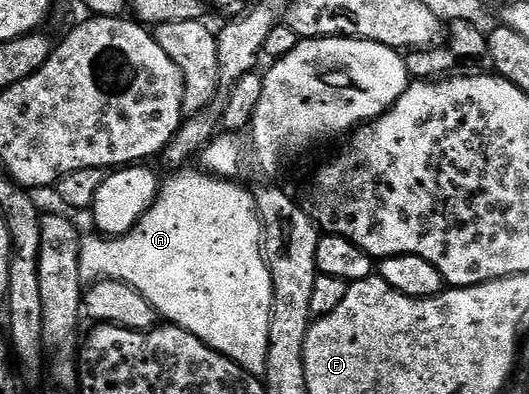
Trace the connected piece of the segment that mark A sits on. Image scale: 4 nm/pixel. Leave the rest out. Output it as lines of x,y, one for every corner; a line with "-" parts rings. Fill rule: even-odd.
180,171
176,178
173,181
164,181
162,188
156,198
156,201
150,206
148,210
142,216
140,216
140,221
136,224
135,227
129,233
123,233
120,237
109,237
107,235
95,235
96,237
88,237
85,236
83,238
81,247
80,247
80,275
81,278
85,282
88,283
99,283
105,279
110,281
121,281
122,283
126,283
130,287
134,287
134,291
138,291
149,303
156,308
157,314
165,322
174,324
178,326
180,329
185,329
186,331
190,331
197,337
198,339
202,339
202,343
206,343
212,348
214,351
218,351
224,357
229,357
231,361
234,363
238,363
240,366
245,369
248,373
255,373
257,375
264,373
264,368
266,367
266,355
268,354
268,344
270,343
270,319
272,318
272,276
270,275
270,271
268,270
268,259
264,256
264,247
262,244
262,226
260,223
260,214
256,212
256,198
253,196
251,192
247,193
246,190
243,189
242,186
236,185
235,180
225,179
222,177
215,176
207,171
199,171
200,173
184,173
188,171

